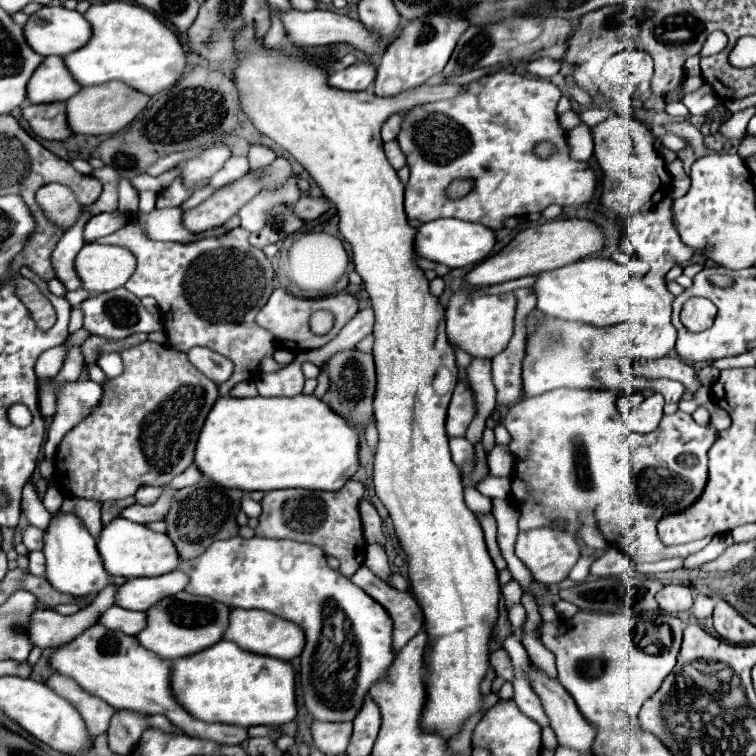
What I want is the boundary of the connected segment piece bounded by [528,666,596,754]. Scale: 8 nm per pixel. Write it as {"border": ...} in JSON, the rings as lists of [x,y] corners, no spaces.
{"border":[[[530,666],[528,668],[528,678],[536,690],[536,694],[540,696],[542,704],[544,704],[544,710],[550,718],[550,726],[552,730],[556,732],[556,738],[562,746],[566,748],[572,748],[576,752],[582,752],[582,754],[590,754],[592,752],[592,744],[594,744],[594,738],[596,738],[596,726],[590,724],[578,710],[578,706],[574,704],[572,696],[562,688],[562,684],[558,680],[550,680],[548,676],[544,676],[542,672],[536,670],[536,666]]]}

